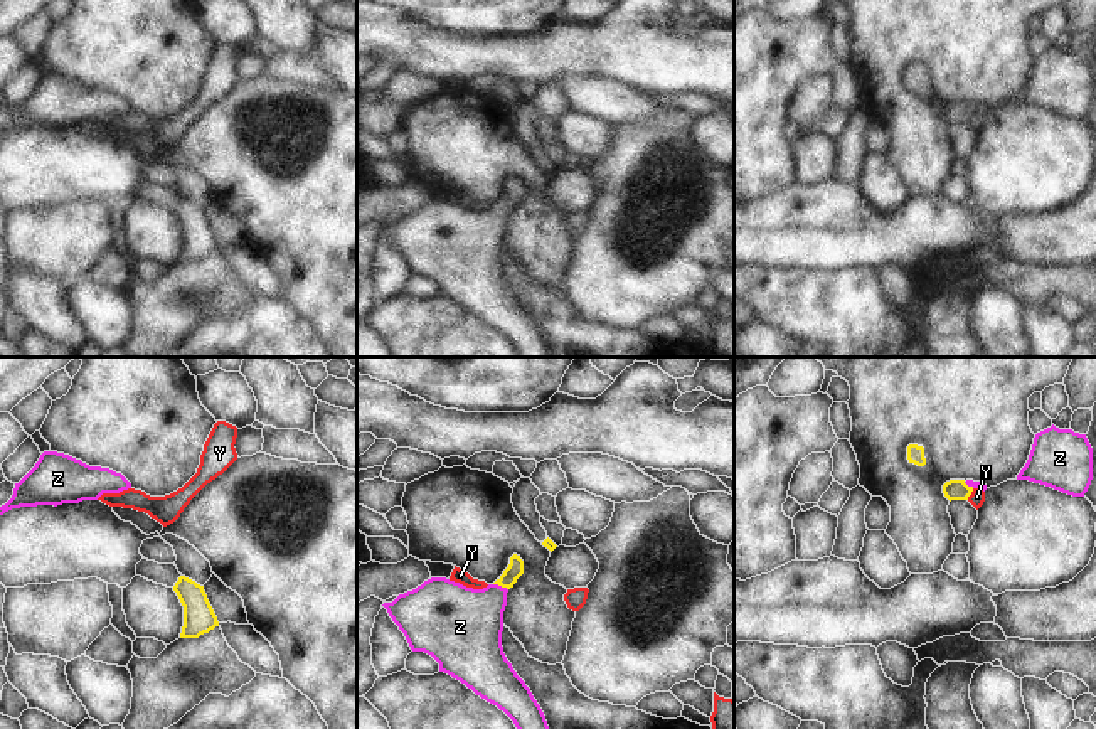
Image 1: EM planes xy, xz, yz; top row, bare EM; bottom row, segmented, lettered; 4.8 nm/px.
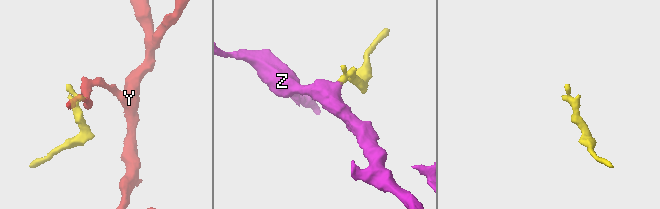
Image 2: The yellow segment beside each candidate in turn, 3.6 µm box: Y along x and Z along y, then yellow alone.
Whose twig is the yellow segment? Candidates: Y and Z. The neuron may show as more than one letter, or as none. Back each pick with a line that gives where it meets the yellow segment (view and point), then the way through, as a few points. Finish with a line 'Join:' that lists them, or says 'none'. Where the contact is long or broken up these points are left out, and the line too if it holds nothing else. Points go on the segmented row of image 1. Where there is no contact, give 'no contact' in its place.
Z: xz (500, 585) | across xz (516, 568), (500, 585), (465, 623)
Join: Z

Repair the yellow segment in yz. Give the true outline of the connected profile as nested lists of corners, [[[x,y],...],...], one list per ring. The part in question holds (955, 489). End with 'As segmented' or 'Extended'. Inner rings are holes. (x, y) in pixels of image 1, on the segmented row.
[[[950,480],[943,485],[944,497],[951,500],[968,500],[971,492],[975,488],[987,490],[987,485],[983,482],[973,482],[973,480]]]. Extended.

